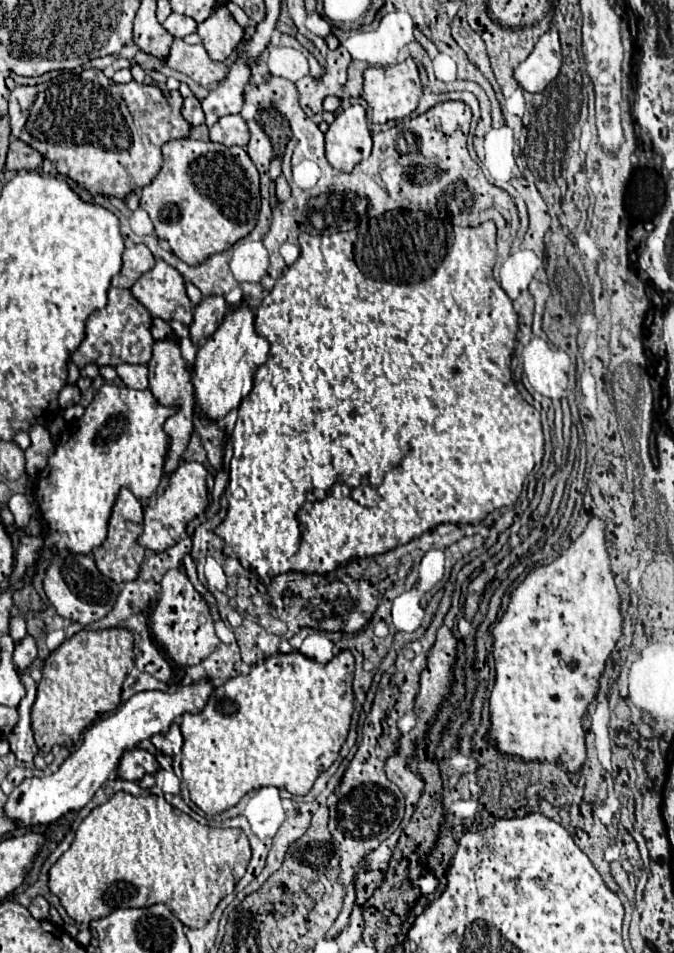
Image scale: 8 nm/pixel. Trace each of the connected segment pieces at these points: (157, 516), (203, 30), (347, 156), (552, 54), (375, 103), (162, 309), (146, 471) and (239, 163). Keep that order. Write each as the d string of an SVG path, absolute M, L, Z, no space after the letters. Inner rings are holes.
M182 463L170 477L168 483L156 493L156 505L144 509L144 533L138 543L152 551L166 551L182 539L186 525L204 513L208 505L208 489L206 489L208 471L200 463Z
M218 7L206 21L198 25L198 35L214 61L226 61L232 51L240 45L244 29L236 23L226 7Z
M350 105L326 131L328 163L344 173L350 173L372 151L372 137L366 125L362 105Z
M550 29L538 39L534 51L526 57L526 61L516 67L514 77L528 93L540 93L560 73L560 65L562 53L558 31Z
M406 59L392 67L370 67L364 73L362 99L372 109L372 123L386 123L390 119L402 119L410 115L418 107L420 95L422 95L422 83L418 77L416 63L412 59Z
M156 259L156 267L150 269L146 275L142 275L132 287L130 293L134 295L134 299L138 299L138 303L142 303L150 317L160 317L164 321L180 321L184 325L192 323L192 315L194 315L194 303L190 303L186 289L184 289L184 277L170 267L168 263L164 263L162 259Z
M104 385L86 407L84 417L76 419L66 433L60 437L54 455L48 459L46 479L38 479L36 505L44 517L48 529L48 541L56 549L66 549L78 555L90 555L96 547L106 541L108 519L112 507L118 499L122 487L128 487L140 501L154 495L164 473L164 459L168 453L168 435L164 433L164 421L176 413L176 407L162 407L154 395L144 391L134 391L128 387Z
M174 139L174 141L168 141L168 143L162 145L162 157L164 157L164 163L162 163L160 173L156 175L156 179L154 179L150 185L146 185L146 187L140 191L140 207L150 215L158 239L166 241L166 243L170 245L172 253L174 253L178 259L182 259L182 261L188 263L188 265L200 265L200 263L204 263L210 255L222 253L222 251L230 249L238 239L246 237L246 235L254 229L254 225L256 225L256 221L258 221L258 197L260 197L258 171L256 171L256 167L254 167L252 159L248 157L248 153L246 153L242 147L238 147L238 145L236 145L236 147L226 147L226 145L220 145L220 143L196 141L196 139Z

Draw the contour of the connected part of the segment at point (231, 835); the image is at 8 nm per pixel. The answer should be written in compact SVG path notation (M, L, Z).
M118 791L82 821L70 849L52 865L48 885L50 891L60 897L66 913L84 925L106 917L120 907L150 907L162 903L186 927L200 929L212 919L220 899L234 891L234 885L246 873L248 861L250 845L242 829L212 829L174 809L164 797L134 797Z

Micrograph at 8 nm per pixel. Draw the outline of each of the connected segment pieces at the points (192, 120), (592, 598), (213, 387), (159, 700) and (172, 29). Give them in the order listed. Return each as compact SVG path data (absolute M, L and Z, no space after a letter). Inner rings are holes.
M192 95L188 99L184 99L184 107L182 107L182 115L190 125L202 125L204 123L204 111L200 107L200 101Z
M592 517L586 531L574 539L562 557L550 565L530 571L518 589L512 591L508 611L494 625L496 683L490 693L490 719L492 739L500 751L528 761L558 761L568 773L574 773L582 767L586 759L582 717L588 709L588 703L596 697L604 663L622 635L622 615L618 607L620 597L610 573L604 521Z
M240 303L224 317L224 323L218 327L218 331L208 337L208 343L204 343L192 369L192 385L196 391L196 409L200 415L204 415L208 421L218 421L226 417L232 409L240 405L240 401L250 393L254 371L266 363L268 359L268 343L264 337L260 337L254 329L254 311Z
M200 679L192 685L184 685L178 691L140 691L130 697L124 705L120 705L108 717L90 725L84 735L84 741L72 755L60 765L60 769L52 775L30 777L24 779L10 795L6 803L6 815L14 821L20 821L22 827L26 825L40 825L40 823L54 823L68 811L82 809L94 793L102 787L108 779L108 773L118 767L122 753L134 749L140 741L150 739L156 733L166 733L170 725L176 721L178 715L184 713L198 713L206 705L208 697L214 691L214 683L210 679Z
M172 13L162 25L164 25L164 29L166 29L172 37L178 37L178 39L182 39L182 37L186 37L186 35L190 35L190 33L196 33L196 23L194 23L194 19L186 17L186 15L180 15L180 13Z

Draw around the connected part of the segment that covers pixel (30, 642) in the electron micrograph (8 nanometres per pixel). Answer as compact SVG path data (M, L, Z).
M26 635L26 639L22 639L16 647L14 647L14 657L12 657L12 663L16 669L20 671L28 671L28 667L32 665L32 661L36 659L38 655L38 649L36 649L36 641L34 637Z

